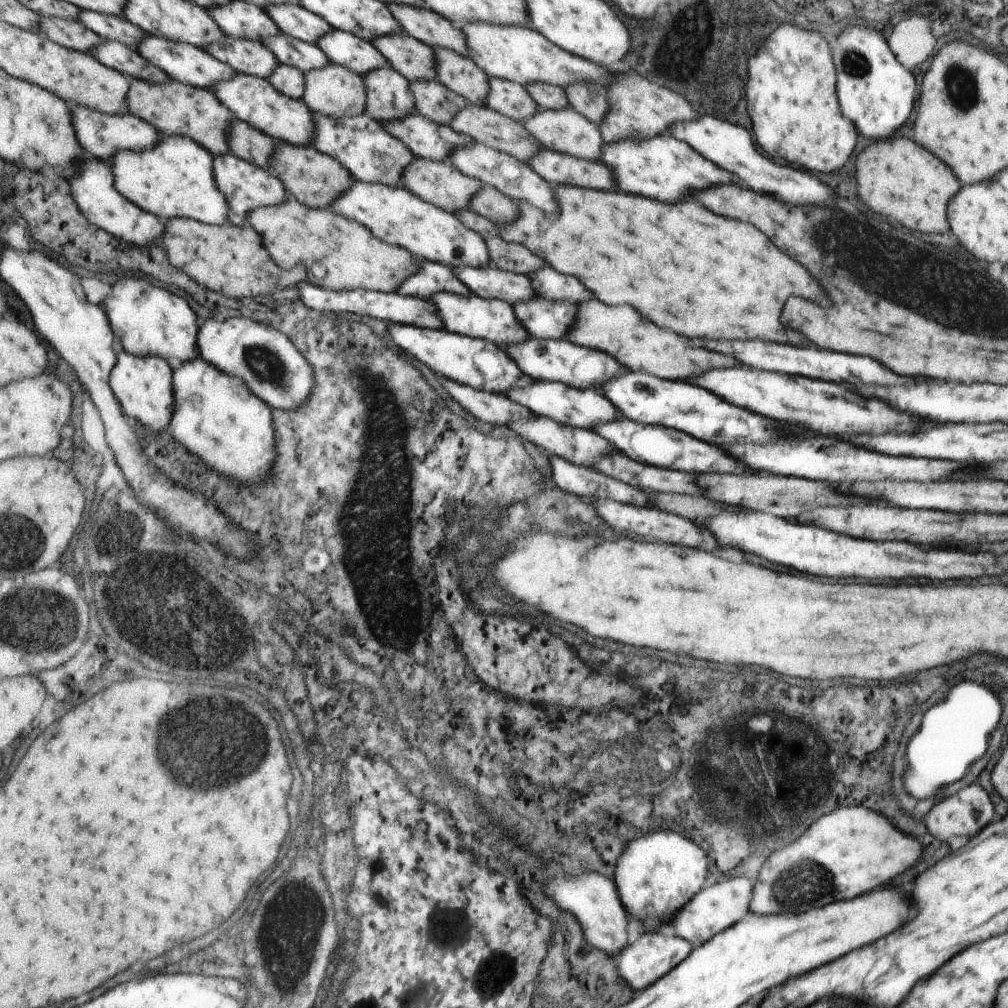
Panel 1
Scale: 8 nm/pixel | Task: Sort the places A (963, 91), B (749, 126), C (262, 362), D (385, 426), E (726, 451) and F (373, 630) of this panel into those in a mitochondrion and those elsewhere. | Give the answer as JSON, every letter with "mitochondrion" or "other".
{"A":"mitochondrion","B":"other","C":"mitochondrion","D":"mitochondrion","E":"other","F":"mitochondrion"}

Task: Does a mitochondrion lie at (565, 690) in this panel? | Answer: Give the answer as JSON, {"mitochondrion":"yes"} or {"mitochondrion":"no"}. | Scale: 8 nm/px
{"mitochondrion":"no"}

